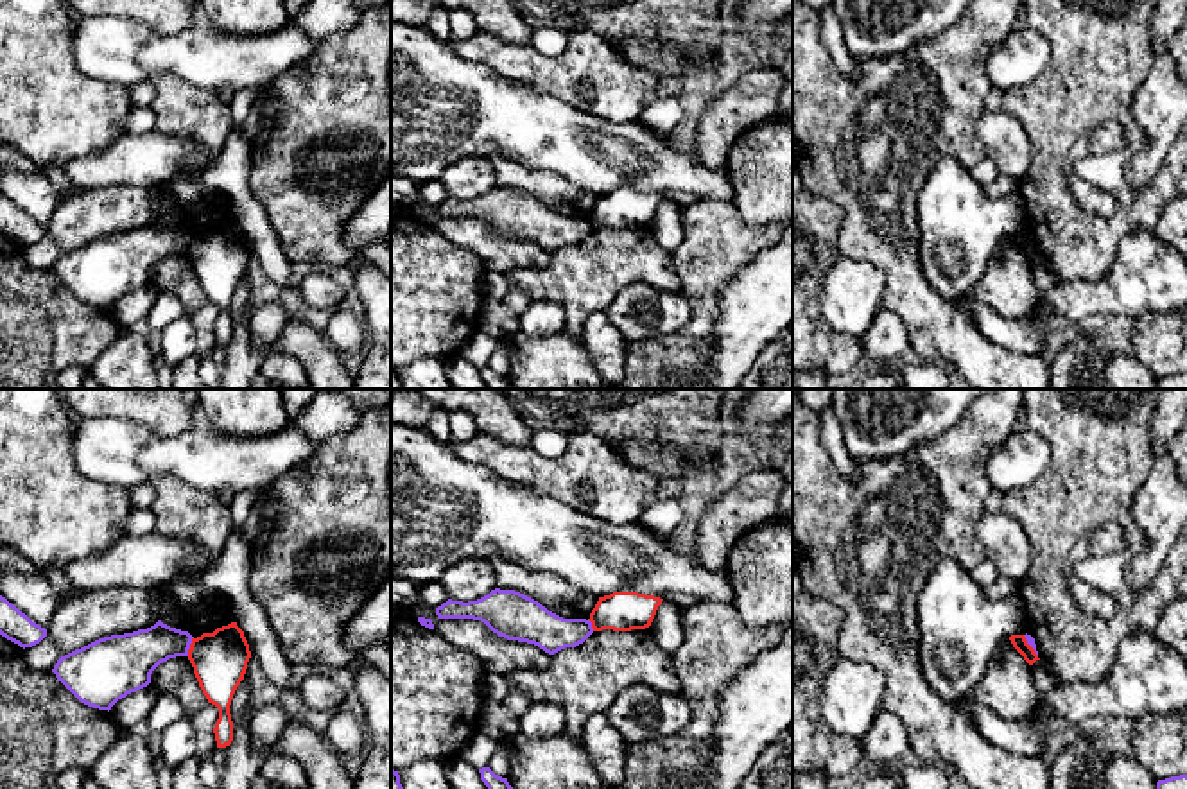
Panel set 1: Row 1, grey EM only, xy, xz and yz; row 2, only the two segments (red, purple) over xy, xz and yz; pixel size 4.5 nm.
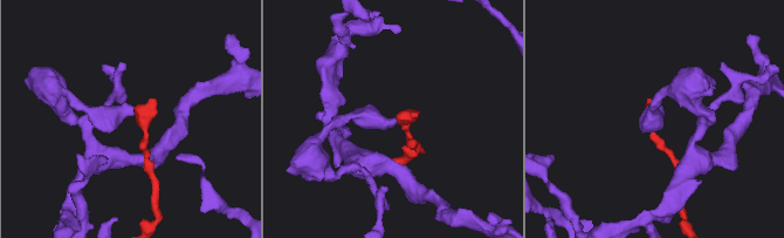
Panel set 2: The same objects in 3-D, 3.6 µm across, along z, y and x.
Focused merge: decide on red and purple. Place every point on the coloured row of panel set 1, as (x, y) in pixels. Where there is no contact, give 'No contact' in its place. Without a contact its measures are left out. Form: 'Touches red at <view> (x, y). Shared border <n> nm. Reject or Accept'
Touches red at xy (190, 646). Shared border 90 nm. Reject

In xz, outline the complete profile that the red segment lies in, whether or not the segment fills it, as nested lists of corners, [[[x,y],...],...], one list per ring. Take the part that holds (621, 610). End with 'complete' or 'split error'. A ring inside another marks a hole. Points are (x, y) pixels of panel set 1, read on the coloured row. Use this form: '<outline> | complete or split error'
[[[613,592],[599,597],[590,613],[594,631],[631,631],[651,626],[663,599],[638,592]]] | complete

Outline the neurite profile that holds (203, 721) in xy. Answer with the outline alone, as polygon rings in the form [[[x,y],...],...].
[[[208,703],[188,719],[195,732],[195,757],[199,759],[212,757],[217,750],[213,728],[219,719],[219,708]]]

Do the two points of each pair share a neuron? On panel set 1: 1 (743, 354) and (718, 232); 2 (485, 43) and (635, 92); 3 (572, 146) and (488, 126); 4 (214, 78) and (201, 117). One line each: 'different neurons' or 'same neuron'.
1: different neurons
2: same neuron
3: same neuron
4: different neurons

